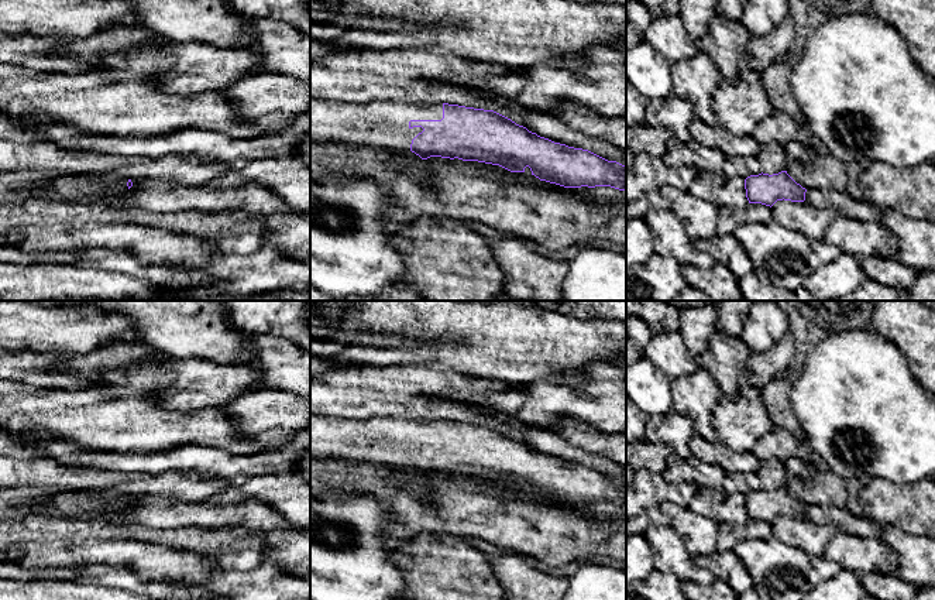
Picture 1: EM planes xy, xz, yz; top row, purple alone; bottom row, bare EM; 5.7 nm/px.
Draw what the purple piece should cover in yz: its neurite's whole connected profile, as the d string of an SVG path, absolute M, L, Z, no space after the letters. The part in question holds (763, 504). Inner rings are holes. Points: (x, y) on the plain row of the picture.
M787 487L750 491L745 496L749 520L773 522L777 517L804 518L807 505L797 500Z

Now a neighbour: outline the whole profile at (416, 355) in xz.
M346 301L340 318L331 323L348 335L389 333L436 343L432 350L348 346L343 354L350 364L389 367L441 363L470 376L489 377L512 385L533 383L557 373L582 377L589 366L595 363L615 364L626 354L626 322L570 318L566 313L522 305L518 301Z

